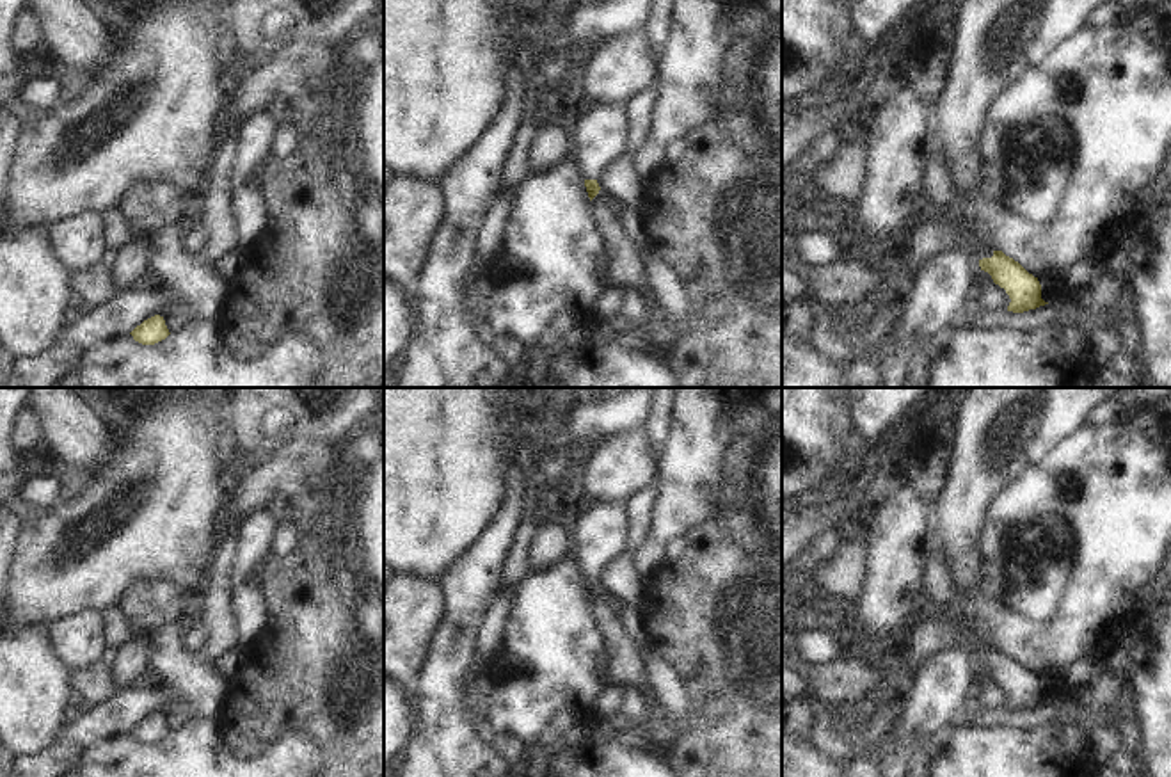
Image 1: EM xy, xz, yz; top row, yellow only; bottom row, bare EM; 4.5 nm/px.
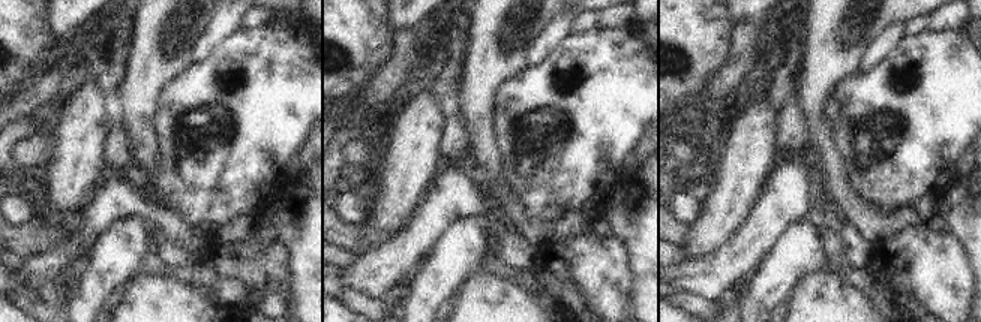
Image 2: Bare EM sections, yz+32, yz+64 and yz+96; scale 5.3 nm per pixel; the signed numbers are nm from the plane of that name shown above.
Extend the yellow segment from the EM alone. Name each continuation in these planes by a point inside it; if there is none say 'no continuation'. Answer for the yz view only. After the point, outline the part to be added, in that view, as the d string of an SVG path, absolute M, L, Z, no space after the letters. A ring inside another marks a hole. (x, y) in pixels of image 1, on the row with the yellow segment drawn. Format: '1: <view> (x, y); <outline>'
1: yz (979, 251); M977 242L968 244L968 251L977 258L977 261L993 256L993 251L990 247L984 247Z

